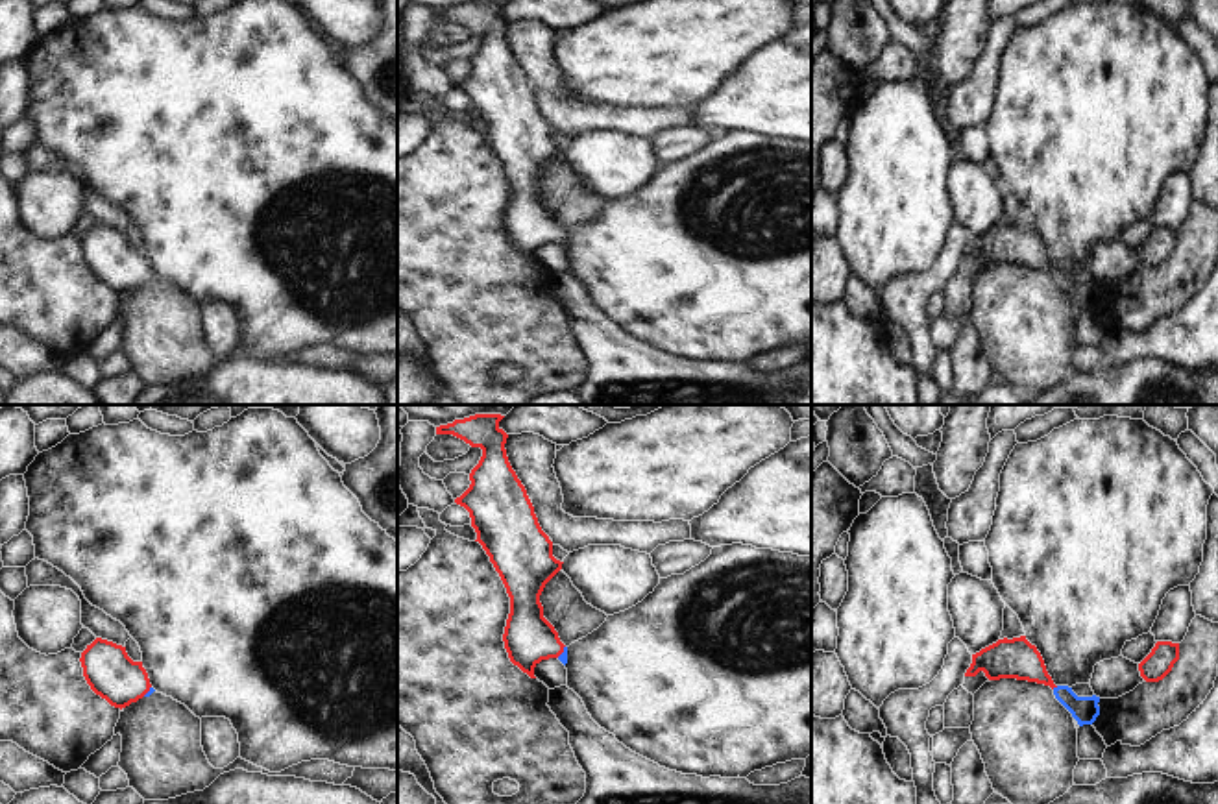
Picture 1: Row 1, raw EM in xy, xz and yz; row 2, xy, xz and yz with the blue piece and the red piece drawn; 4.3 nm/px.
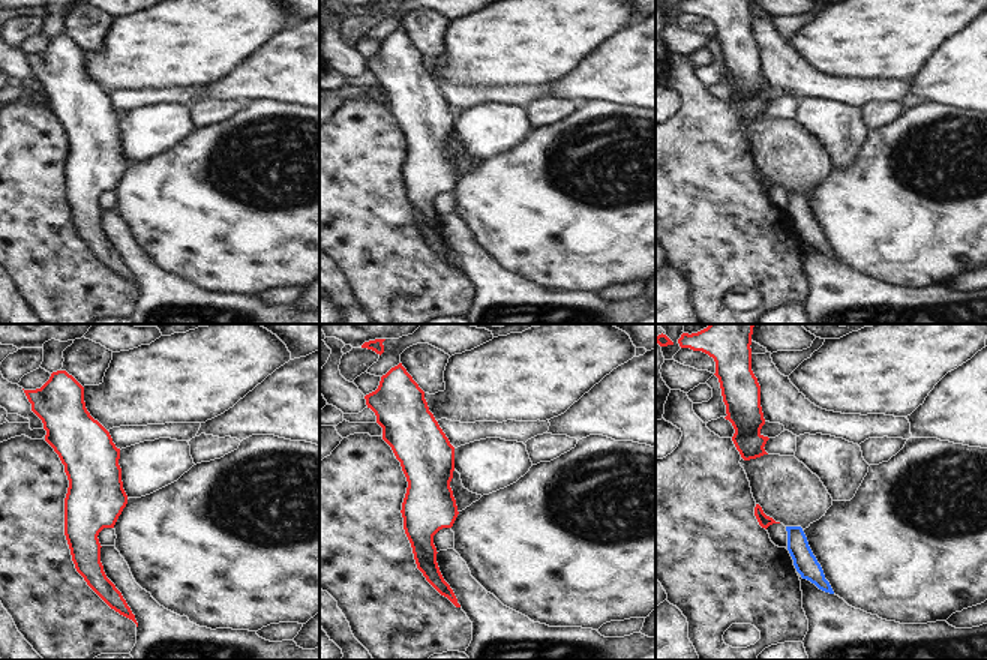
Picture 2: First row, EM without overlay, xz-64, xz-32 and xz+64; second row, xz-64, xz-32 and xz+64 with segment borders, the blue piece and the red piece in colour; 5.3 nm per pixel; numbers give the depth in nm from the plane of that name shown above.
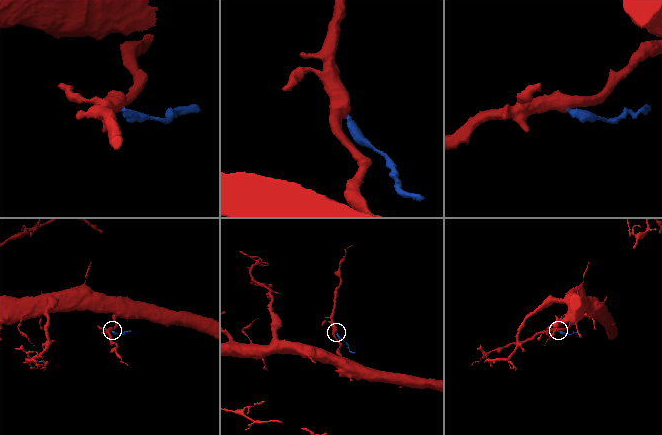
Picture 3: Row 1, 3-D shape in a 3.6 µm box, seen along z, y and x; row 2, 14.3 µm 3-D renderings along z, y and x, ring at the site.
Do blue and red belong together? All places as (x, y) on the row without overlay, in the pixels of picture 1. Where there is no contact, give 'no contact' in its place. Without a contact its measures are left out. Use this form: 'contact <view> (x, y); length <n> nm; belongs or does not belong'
contact yz (1054, 274); length 30 nm; belongs

